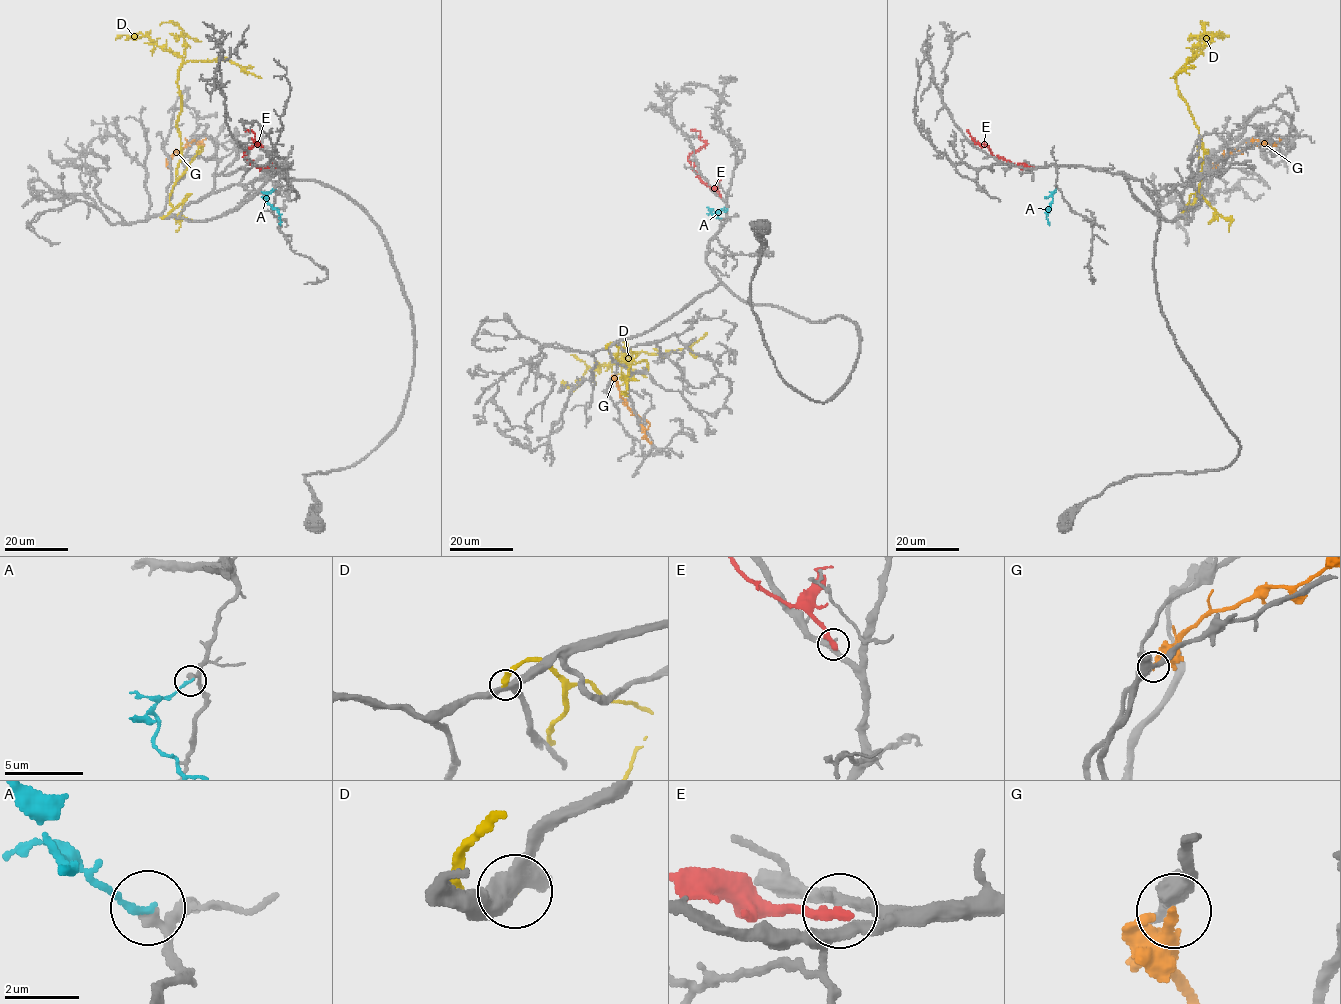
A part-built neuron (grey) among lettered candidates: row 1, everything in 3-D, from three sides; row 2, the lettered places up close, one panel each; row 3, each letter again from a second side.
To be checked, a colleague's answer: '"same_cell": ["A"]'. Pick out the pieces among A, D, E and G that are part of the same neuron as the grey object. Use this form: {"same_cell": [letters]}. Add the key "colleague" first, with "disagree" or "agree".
{"colleague": "agree", "same_cell": ["A"]}

